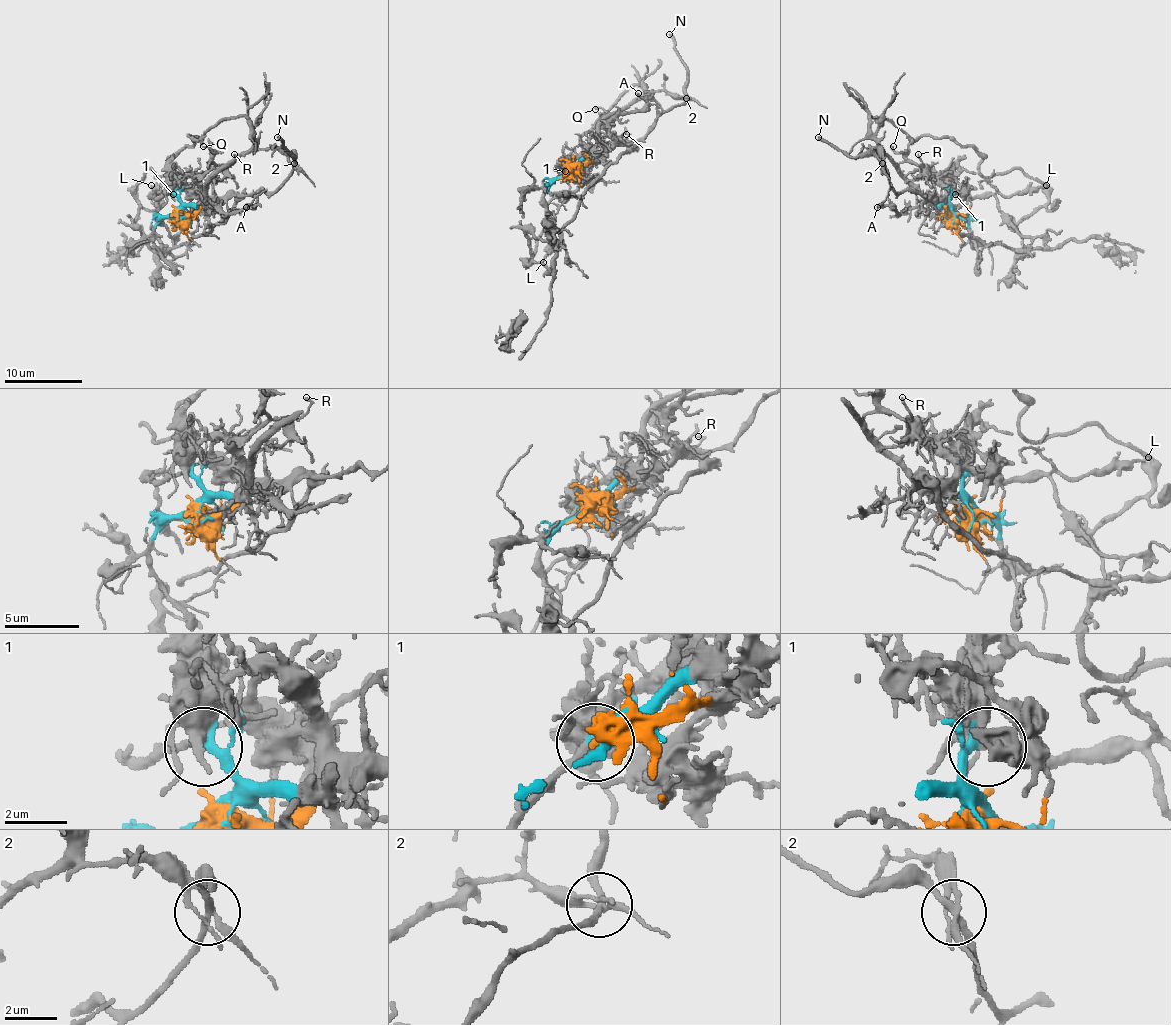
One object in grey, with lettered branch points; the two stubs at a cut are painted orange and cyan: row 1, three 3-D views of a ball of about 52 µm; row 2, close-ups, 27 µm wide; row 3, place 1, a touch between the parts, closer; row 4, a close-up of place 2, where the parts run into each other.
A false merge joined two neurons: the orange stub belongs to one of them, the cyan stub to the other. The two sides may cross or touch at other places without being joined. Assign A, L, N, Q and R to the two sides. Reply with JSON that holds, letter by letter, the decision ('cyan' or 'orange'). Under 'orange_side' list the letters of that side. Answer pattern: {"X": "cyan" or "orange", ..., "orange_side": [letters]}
{"A": "orange", "L": "cyan", "N": "orange", "Q": "orange", "R": "orange", "orange_side": ["A", "N", "Q", "R"]}

